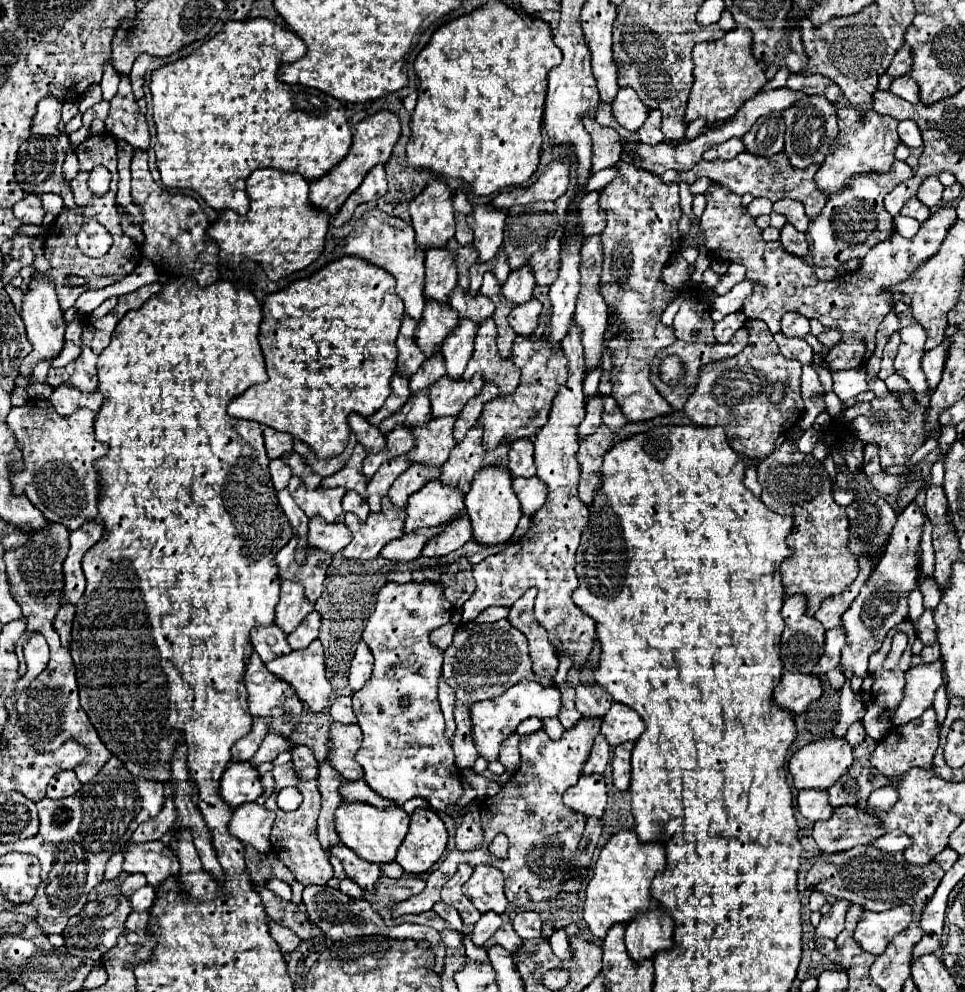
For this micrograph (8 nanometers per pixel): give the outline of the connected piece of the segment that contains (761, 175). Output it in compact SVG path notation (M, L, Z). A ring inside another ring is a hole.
M743 151L735 159L729 159L729 161L701 161L691 171L679 173L679 177L689 185L695 183L699 177L709 177L711 181L717 181L717 183L729 187L737 195L751 193L753 197L767 197L773 203L783 197L789 197L789 199L803 203L807 217L817 217L819 211L827 203L827 195L815 185L815 179L813 179L817 171L819 171L819 165L805 167L805 169L793 169L783 151L773 157L759 157L759 155L751 155L751 153Z

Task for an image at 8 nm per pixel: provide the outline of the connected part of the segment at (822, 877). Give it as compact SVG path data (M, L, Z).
M865 845L853 847L843 853L820 853L807 873L807 889L849 899L851 903L857 903L863 909L871 911L885 911L895 905L907 903L913 909L913 921L919 921L941 879L943 869L933 861L927 865L911 865L903 861L901 853L885 853L873 845Z

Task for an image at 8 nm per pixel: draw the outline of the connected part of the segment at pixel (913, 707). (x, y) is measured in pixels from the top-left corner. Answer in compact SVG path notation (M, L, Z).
M935 661L931 665L917 665L907 671L905 679L905 697L895 711L895 725L905 725L921 717L921 713L931 707L933 695L943 683L941 663Z

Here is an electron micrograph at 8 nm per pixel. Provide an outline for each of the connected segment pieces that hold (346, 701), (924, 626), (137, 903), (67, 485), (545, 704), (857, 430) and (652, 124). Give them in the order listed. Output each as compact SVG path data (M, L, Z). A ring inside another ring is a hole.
M337 697L329 709L331 717L339 723L357 723L353 707L351 707L351 697Z
M925 609L925 613L921 615L917 625L917 637L923 641L923 645L933 645L937 641L937 625L933 621L933 611Z
M145 885L141 889L137 889L131 897L129 897L129 903L133 907L133 911L147 911L151 905L153 905L153 899L155 899L155 889L151 885Z
M29 399L21 407L13 407L7 425L17 437L17 447L23 453L23 471L9 475L15 495L25 495L49 521L65 525L75 531L85 521L97 517L97 471L93 463L105 455L109 447L99 443L93 435L95 413L89 409L77 409L73 415L61 417L53 407Z
M521 681L521 683L513 685L505 695L497 697L497 699L473 703L471 705L471 733L473 733L473 741L475 741L479 755L485 757L487 761L497 761L503 739L509 737L523 719L555 717L559 713L559 709L561 709L561 697L559 697L557 687L543 689L539 683L533 683L533 681Z
M929 387L927 393L899 393L891 391L887 397L879 399L875 397L871 401L871 411L865 415L859 415L851 421L851 431L865 443L877 443L879 445L879 459L883 467L897 465L903 461L903 449L917 449L923 443L923 415L929 405L929 397L935 391L935 387Z
M649 111L649 117L643 123L643 127L637 131L637 135L639 135L639 141L645 145L659 145L661 141L665 141L661 133L661 113Z

